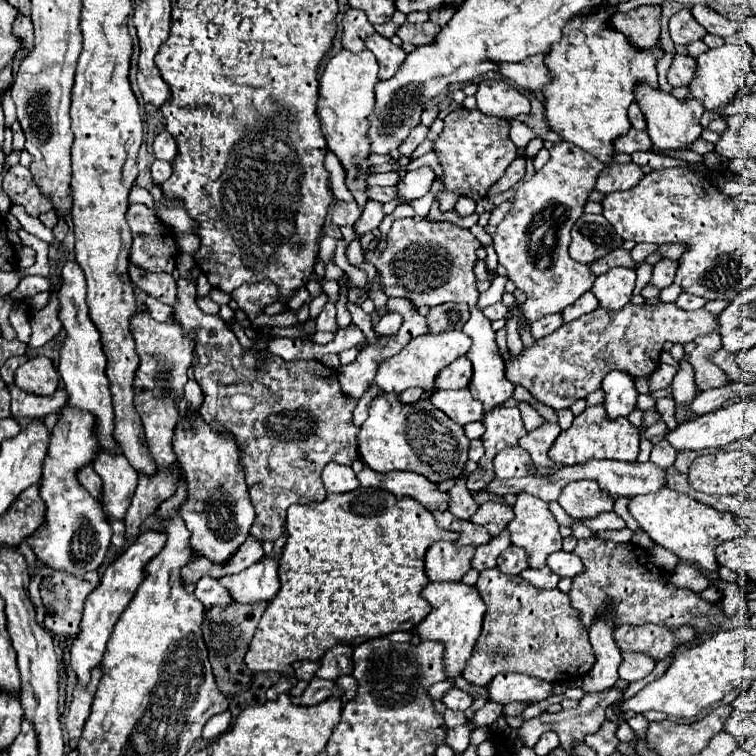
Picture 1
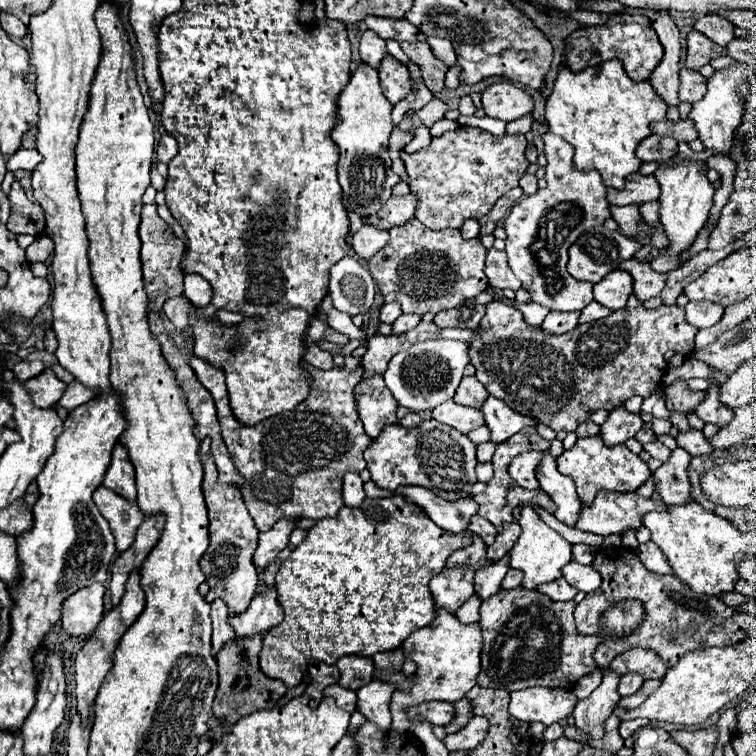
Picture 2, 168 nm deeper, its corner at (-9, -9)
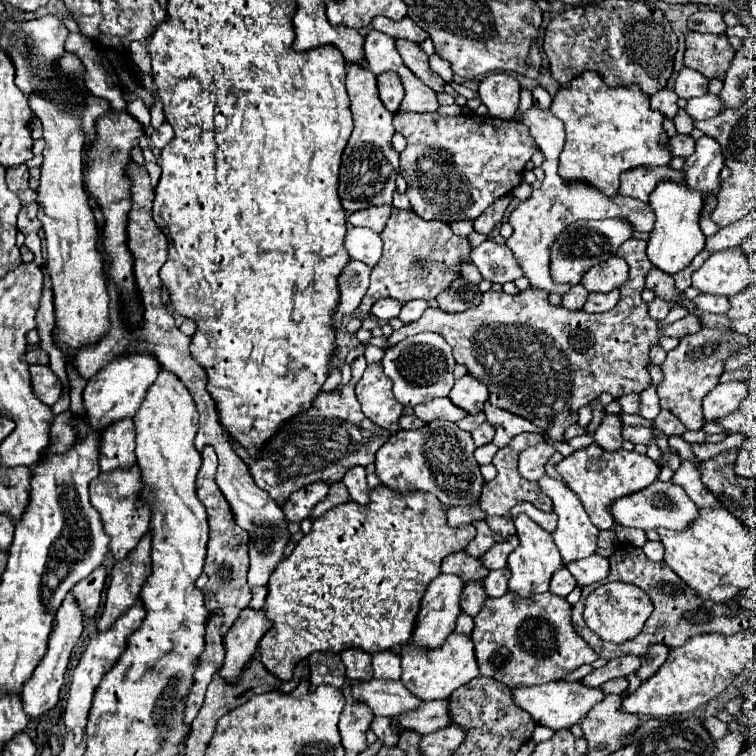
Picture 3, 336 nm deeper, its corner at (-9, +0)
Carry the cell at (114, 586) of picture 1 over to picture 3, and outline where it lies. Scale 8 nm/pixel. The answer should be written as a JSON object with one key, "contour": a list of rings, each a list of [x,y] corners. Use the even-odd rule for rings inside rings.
{"contour":[[[136,599],[136,603],[134,603],[128,611],[124,611],[124,615],[120,615],[110,629],[100,631],[94,639],[88,641],[88,647],[86,647],[86,651],[82,653],[80,661],[78,661],[78,667],[76,667],[74,673],[72,673],[72,683],[70,683],[70,691],[68,691],[68,703],[66,703],[66,711],[64,711],[64,723],[66,723],[66,727],[68,727],[70,731],[74,731],[76,743],[80,743],[82,737],[84,737],[84,727],[86,727],[86,719],[88,719],[90,705],[92,705],[92,695],[94,695],[100,679],[102,679],[104,673],[108,673],[110,667],[118,661],[118,657],[122,655],[122,651],[124,651],[124,647],[126,647],[126,637],[140,627],[142,619],[144,619],[142,599]]]}

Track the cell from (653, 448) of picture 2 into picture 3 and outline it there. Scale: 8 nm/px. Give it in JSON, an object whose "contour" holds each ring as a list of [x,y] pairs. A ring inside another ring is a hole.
{"contour":[[[624,425],[622,435],[624,435],[626,441],[642,443],[642,445],[648,445],[648,443],[654,439],[652,429],[648,429],[648,427],[630,427],[630,425]]]}

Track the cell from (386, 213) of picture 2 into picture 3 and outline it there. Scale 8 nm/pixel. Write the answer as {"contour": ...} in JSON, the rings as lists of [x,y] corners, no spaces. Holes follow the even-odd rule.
{"contour":[[[378,205],[378,207],[360,209],[360,211],[350,213],[348,223],[356,225],[356,227],[370,227],[372,231],[380,233],[386,227],[390,211],[392,211],[392,205]]]}

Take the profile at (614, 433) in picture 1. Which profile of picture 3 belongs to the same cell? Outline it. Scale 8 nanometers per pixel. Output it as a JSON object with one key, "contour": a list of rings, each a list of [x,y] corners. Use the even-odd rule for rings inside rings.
{"contour":[[[596,443],[574,451],[572,455],[564,457],[558,465],[556,471],[562,475],[562,479],[572,487],[572,491],[578,493],[580,501],[584,503],[592,523],[596,523],[598,529],[612,529],[614,519],[608,513],[608,507],[614,499],[636,493],[644,487],[648,487],[660,473],[660,465],[654,463],[648,455],[640,455],[636,451],[626,451],[626,449],[616,449],[616,451],[604,451]]]}

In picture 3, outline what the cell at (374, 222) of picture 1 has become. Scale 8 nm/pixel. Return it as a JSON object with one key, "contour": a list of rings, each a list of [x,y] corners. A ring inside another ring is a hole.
{"contour":[[[350,227],[346,233],[344,245],[352,259],[360,259],[368,267],[374,267],[382,255],[380,233],[368,229],[368,227]]]}

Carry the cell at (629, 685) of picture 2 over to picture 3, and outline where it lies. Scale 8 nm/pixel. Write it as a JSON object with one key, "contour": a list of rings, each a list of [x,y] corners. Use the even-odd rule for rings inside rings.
{"contour":[[[626,677],[610,679],[610,681],[604,683],[600,689],[602,689],[604,693],[616,693],[616,695],[622,695],[622,693],[628,689],[628,679],[626,679]]]}

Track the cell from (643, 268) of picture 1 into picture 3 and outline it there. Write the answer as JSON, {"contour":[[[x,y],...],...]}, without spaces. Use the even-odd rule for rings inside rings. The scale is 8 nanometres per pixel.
{"contour":[[[660,181],[650,195],[650,207],[654,211],[656,223],[648,241],[648,259],[654,267],[674,275],[704,249],[706,235],[700,229],[700,211],[704,207],[702,193],[676,181]]]}

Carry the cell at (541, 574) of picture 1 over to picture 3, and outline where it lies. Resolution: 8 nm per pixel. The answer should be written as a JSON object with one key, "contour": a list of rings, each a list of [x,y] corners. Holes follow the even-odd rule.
{"contour":[[[566,567],[552,575],[552,581],[550,581],[550,591],[552,593],[556,593],[560,597],[566,597],[574,587],[576,587],[576,579],[570,575],[570,571]]]}

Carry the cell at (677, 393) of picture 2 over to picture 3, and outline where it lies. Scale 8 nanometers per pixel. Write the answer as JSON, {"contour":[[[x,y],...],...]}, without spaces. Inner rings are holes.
{"contour":[[[702,327],[698,333],[680,339],[678,347],[668,351],[666,361],[660,365],[664,373],[664,381],[658,385],[660,407],[672,411],[688,429],[700,429],[704,423],[702,399],[718,385],[718,377],[724,371],[724,363],[738,351],[744,351],[750,343],[752,339],[748,335],[742,335],[734,329],[712,327]]]}

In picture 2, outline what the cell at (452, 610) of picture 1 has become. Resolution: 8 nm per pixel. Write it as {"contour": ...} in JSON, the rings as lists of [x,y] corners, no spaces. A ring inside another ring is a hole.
{"contour":[[[440,610],[430,626],[412,632],[412,636],[404,642],[404,656],[416,664],[414,684],[410,686],[410,690],[400,690],[392,694],[390,702],[392,729],[404,733],[409,731],[410,721],[406,714],[408,706],[416,706],[426,700],[456,702],[464,698],[464,694],[476,686],[476,676],[480,672],[480,652],[482,652],[480,626],[460,624],[458,618],[450,616],[446,610]]]}

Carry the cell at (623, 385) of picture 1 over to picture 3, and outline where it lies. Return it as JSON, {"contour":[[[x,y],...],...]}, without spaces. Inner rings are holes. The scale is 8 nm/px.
{"contour":[[[606,413],[600,427],[596,429],[594,433],[594,441],[604,449],[604,451],[616,451],[622,447],[624,439],[622,439],[622,419],[620,415],[612,415],[612,413]]]}

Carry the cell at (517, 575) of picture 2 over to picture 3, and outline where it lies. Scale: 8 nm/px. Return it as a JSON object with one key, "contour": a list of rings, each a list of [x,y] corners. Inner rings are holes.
{"contour":[[[510,567],[490,571],[484,579],[484,589],[488,591],[488,597],[500,597],[508,591],[508,579],[510,579]]]}

